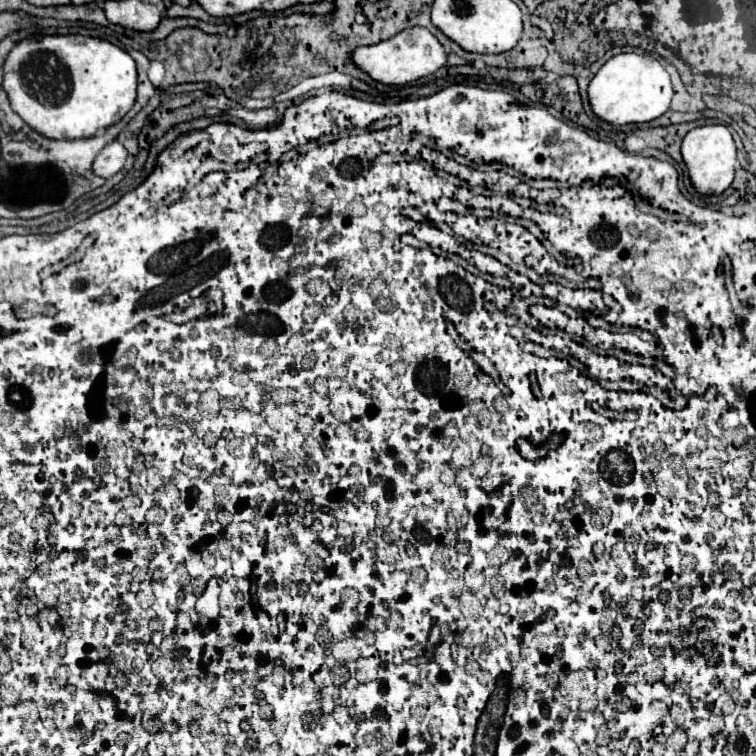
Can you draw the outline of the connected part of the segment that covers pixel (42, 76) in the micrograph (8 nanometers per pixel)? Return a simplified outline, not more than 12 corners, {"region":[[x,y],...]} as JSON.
{"region":[[37,35],[1,87],[49,139],[117,123],[135,61],[109,41]]}

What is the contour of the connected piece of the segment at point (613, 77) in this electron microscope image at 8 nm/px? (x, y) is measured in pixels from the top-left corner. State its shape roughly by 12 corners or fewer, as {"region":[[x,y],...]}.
{"region":[[613,55],[589,83],[613,125],[661,117],[671,77],[651,55]]}

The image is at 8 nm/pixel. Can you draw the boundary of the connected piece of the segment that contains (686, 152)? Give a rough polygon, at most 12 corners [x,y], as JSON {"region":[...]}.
{"region":[[725,125],[689,131],[681,145],[693,187],[721,195],[737,149]]}

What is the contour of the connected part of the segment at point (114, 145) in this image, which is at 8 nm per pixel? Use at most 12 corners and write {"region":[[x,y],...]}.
{"region":[[111,141],[95,157],[93,175],[113,177],[125,165],[125,147]]}

